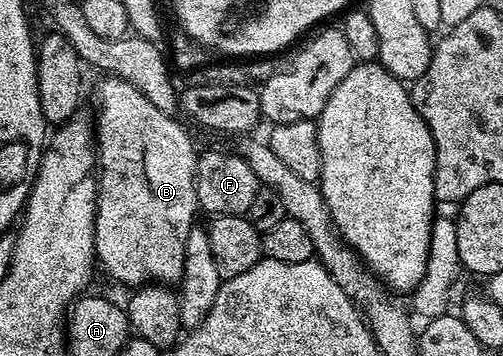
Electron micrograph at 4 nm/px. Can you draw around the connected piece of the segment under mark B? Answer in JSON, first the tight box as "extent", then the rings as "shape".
{"extent":[94,75,200,286],"shape":[[[107,75],[102,78],[98,84],[98,120],[96,119],[96,199],[94,202],[94,255],[97,263],[106,267],[106,272],[114,280],[119,280],[122,284],[132,284],[131,286],[149,285],[153,282],[155,285],[174,286],[182,279],[182,271],[184,270],[184,254],[185,254],[185,240],[188,238],[189,231],[196,224],[194,215],[199,215],[200,209],[198,206],[198,195],[196,194],[196,186],[194,185],[194,177],[198,175],[198,158],[199,153],[194,152],[194,144],[190,141],[190,136],[181,128],[180,125],[174,121],[175,117],[169,112],[161,112],[156,110],[156,106],[152,106],[152,102],[148,102],[148,98],[144,98],[144,94],[140,94],[140,90],[136,90],[136,86],[132,86],[128,82],[124,82],[118,76]]]}

